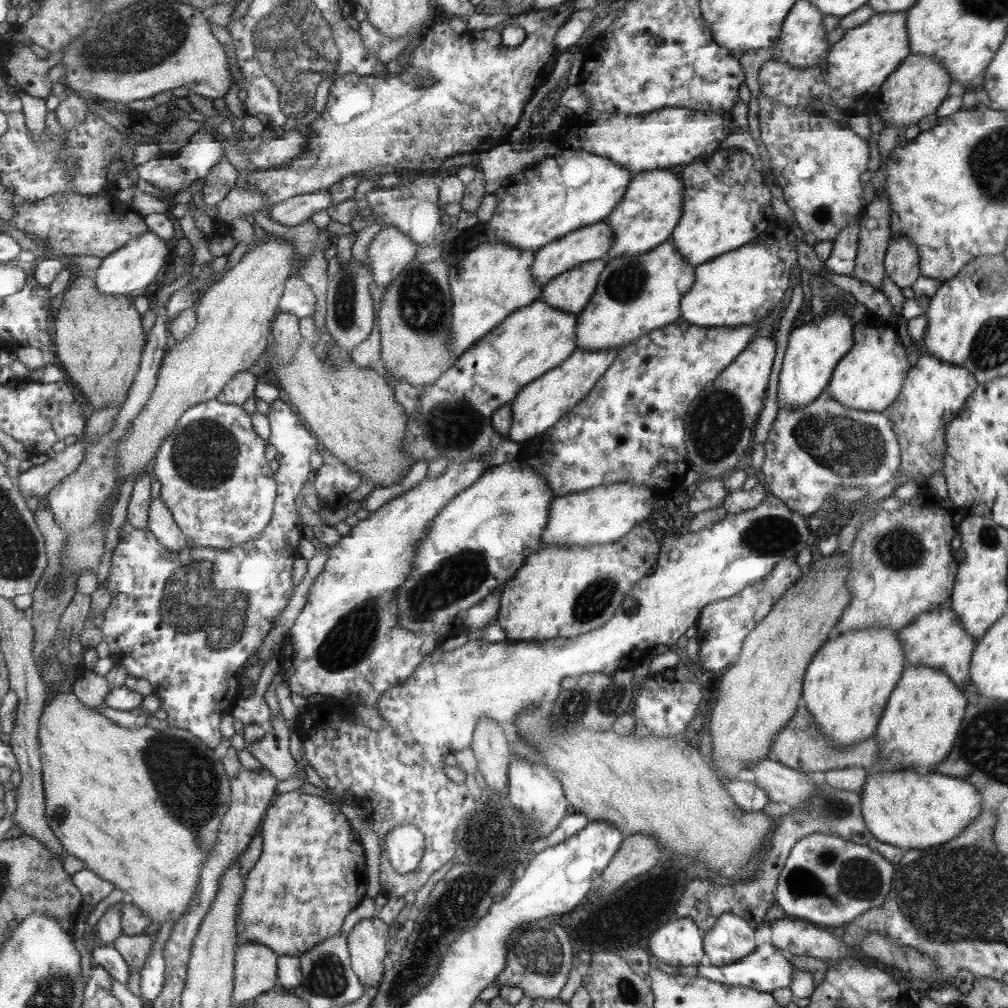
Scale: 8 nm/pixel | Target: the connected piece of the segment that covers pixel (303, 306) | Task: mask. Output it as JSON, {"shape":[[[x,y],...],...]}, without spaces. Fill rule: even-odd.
{"shape":[[[294,273],[287,281],[286,291],[279,305],[279,312],[290,312],[300,319],[314,316],[318,297],[312,286],[299,274]]]}

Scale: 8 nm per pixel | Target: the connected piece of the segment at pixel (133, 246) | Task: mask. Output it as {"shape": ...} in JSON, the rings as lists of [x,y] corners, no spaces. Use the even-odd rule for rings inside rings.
{"shape":[[[153,231],[131,240],[121,250],[114,252],[111,256],[102,259],[100,267],[96,271],[98,290],[109,296],[123,296],[147,288],[157,274],[161,272],[165,258],[169,257],[169,248],[167,248],[167,239],[163,239]]]}

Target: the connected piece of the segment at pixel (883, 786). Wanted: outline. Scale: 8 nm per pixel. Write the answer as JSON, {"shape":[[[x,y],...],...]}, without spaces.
{"shape":[[[869,770],[859,795],[866,829],[877,840],[905,850],[954,839],[982,810],[981,793],[970,782],[919,770]]]}

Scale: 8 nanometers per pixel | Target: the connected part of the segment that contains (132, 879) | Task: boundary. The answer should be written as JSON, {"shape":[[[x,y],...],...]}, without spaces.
{"shape":[[[71,689],[58,691],[54,698],[49,699],[41,717],[39,742],[44,766],[47,820],[53,832],[63,843],[64,848],[71,855],[82,860],[85,868],[112,882],[116,888],[121,889],[127,895],[129,894],[130,902],[139,907],[153,923],[173,920],[176,924],[182,919],[182,916],[186,915],[196,897],[204,863],[217,846],[222,818],[228,813],[232,803],[232,780],[225,772],[225,765],[221,760],[221,751],[212,749],[203,743],[201,738],[197,738],[191,732],[180,728],[167,726],[163,729],[160,728],[160,730],[151,727],[129,729],[115,724],[115,721],[107,718],[97,708],[89,708],[83,704]]]}

